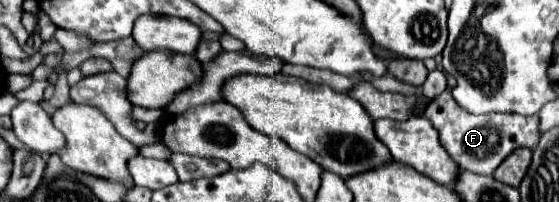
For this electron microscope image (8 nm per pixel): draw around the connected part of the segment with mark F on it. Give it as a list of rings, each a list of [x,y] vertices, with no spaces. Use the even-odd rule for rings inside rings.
[[[443,91],[431,103],[427,105],[425,117],[433,123],[433,127],[439,131],[439,141],[449,153],[449,157],[465,171],[477,173],[477,175],[493,175],[493,171],[501,165],[501,161],[515,151],[517,147],[533,147],[539,143],[539,119],[533,117],[521,117],[521,115],[501,115],[501,113],[489,113],[489,115],[473,115],[467,113],[453,101],[453,95],[449,91]]]

